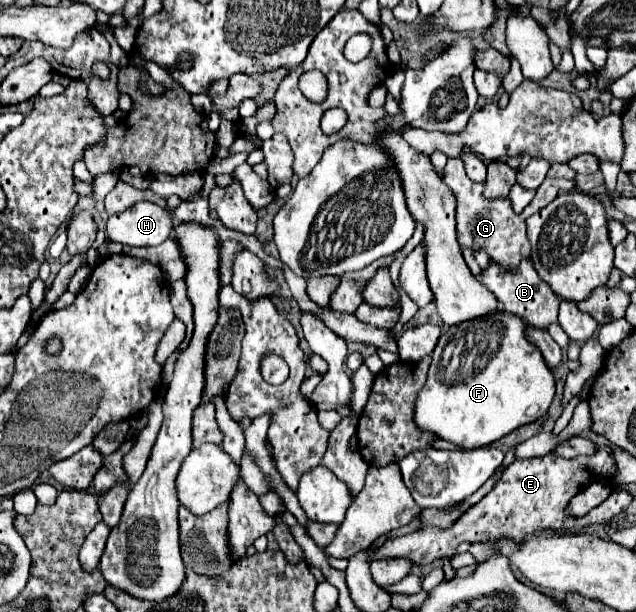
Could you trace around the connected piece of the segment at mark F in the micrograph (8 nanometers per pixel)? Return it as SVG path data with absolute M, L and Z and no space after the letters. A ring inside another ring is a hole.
M504 310L448 326L434 352L428 382L416 400L416 424L462 448L486 446L508 432L542 418L554 398L554 378L536 346L526 338L526 322Z

